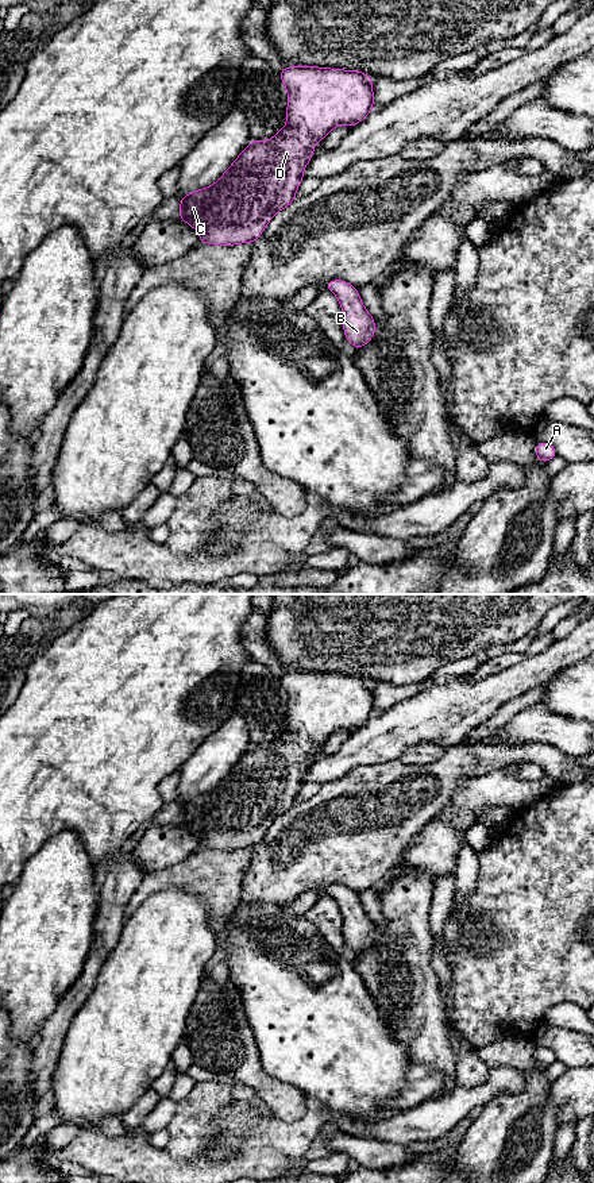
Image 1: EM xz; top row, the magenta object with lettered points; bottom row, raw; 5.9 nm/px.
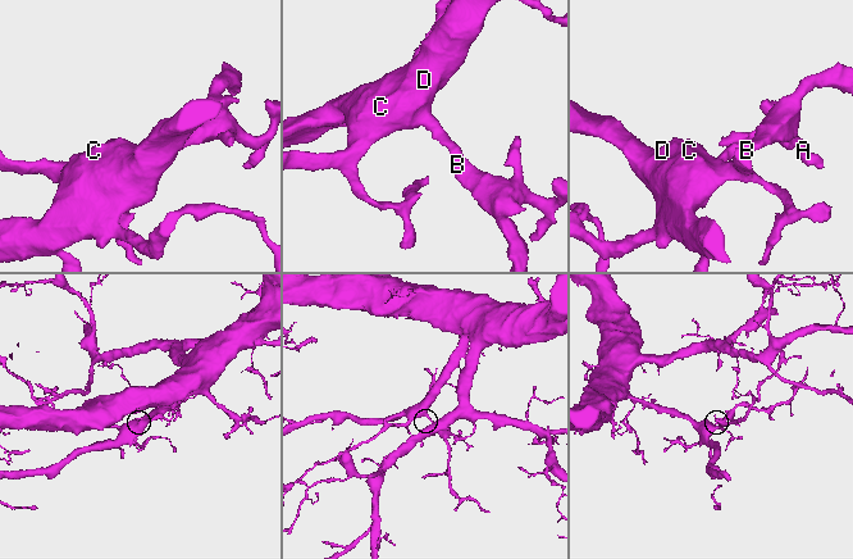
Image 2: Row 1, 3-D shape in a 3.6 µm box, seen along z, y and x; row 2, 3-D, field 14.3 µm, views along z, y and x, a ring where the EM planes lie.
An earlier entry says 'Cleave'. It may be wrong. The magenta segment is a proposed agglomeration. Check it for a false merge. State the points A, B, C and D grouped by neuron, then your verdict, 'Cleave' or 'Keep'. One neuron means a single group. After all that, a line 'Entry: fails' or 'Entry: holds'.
Groups: A B C D. Keep
Entry: fails

